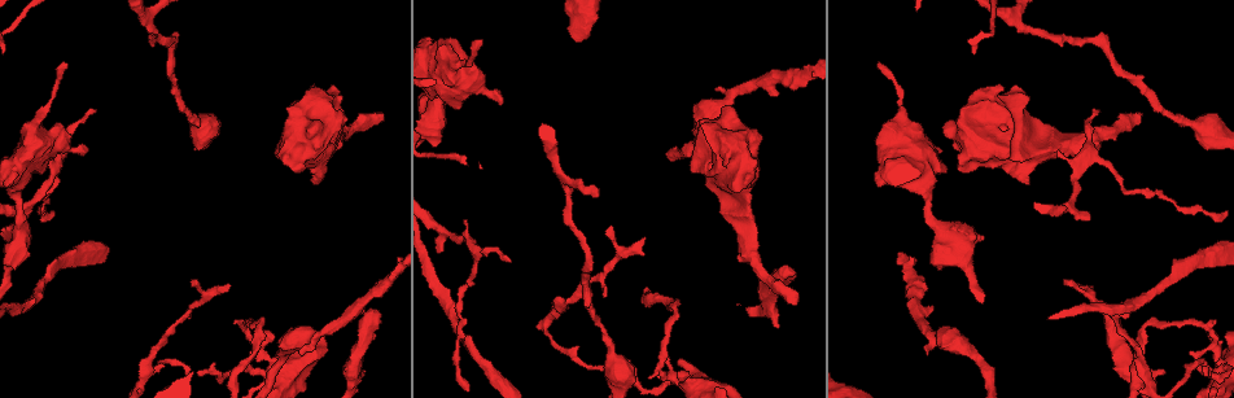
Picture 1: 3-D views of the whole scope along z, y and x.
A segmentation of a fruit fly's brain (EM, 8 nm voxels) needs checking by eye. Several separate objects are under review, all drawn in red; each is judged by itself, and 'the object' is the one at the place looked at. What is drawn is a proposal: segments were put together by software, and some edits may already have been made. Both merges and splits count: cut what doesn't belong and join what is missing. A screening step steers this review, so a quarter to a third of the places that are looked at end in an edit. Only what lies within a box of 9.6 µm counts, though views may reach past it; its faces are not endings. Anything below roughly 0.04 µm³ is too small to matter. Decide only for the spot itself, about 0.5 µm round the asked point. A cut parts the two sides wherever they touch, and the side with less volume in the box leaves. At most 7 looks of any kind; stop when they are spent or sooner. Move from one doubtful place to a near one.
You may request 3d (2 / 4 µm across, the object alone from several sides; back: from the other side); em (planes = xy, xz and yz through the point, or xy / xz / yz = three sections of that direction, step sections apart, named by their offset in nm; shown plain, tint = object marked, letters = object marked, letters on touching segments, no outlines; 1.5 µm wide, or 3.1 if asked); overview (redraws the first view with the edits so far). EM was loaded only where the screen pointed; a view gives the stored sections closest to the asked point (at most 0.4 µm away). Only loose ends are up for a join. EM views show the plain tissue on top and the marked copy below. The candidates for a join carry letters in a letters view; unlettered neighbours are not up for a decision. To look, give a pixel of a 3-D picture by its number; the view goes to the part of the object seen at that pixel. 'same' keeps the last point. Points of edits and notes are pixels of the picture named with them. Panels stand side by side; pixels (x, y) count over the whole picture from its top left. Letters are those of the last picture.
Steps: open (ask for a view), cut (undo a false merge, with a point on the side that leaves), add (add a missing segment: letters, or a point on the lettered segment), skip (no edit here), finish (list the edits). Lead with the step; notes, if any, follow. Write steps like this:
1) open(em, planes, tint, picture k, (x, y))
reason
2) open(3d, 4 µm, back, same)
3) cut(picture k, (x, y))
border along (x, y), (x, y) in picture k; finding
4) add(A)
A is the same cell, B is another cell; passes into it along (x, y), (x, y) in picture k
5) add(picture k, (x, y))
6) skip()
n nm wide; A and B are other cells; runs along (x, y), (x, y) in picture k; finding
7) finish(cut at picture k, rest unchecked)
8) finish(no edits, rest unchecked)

open(em, planes, letters, picture 1, (197, 122))
sudden change in width

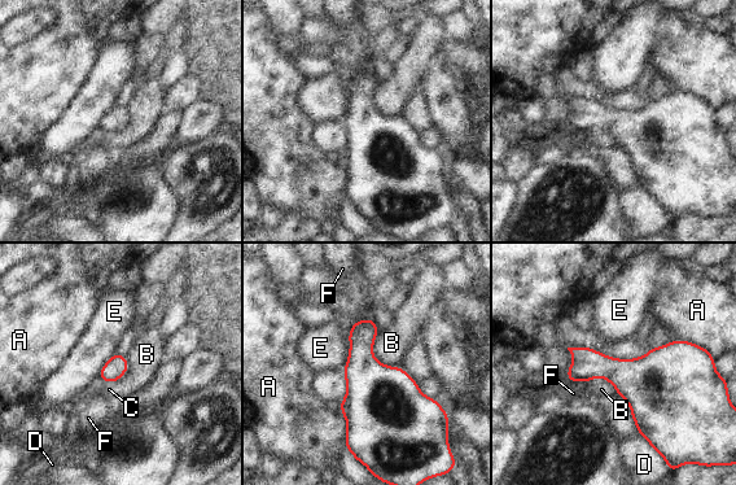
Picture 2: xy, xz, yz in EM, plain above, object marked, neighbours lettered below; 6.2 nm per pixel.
skip()
140 nm wide; A, B, C, D, E and F are other cells; border along (117, 353), (110, 357), (97, 376) in picture 2; continuous, no second neuron

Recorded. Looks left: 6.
open(em, planes, letters, picture 1, (796, 302))
an open end

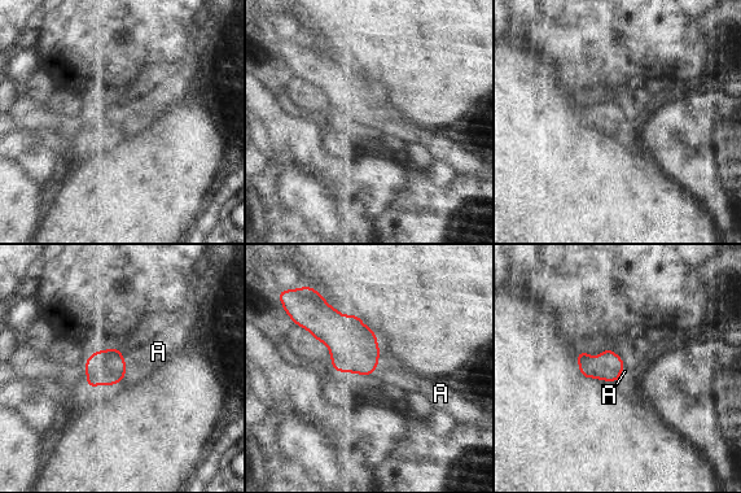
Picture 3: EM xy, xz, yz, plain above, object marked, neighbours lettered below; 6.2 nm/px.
add(A)
A is the same cell; passes into it along (108, 367), (123, 374), (157, 353) in picture 3; it goes on there

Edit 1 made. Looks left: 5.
open(em, xy, step 4, letters, picture 1, (1102, 314))
stops while still wide

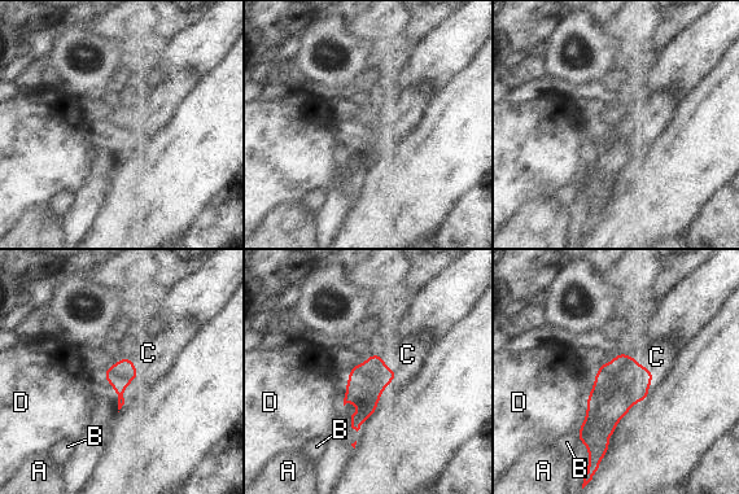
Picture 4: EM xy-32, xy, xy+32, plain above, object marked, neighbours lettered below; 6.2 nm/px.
add(C)
C is the same cell, A, B and D are other cells; passes into it along (367, 381), (387, 366), (407, 354) in picture 4; the neuron continues

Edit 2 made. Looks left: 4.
finish(add at picture 3, add at picture 4, rest unchecked)

